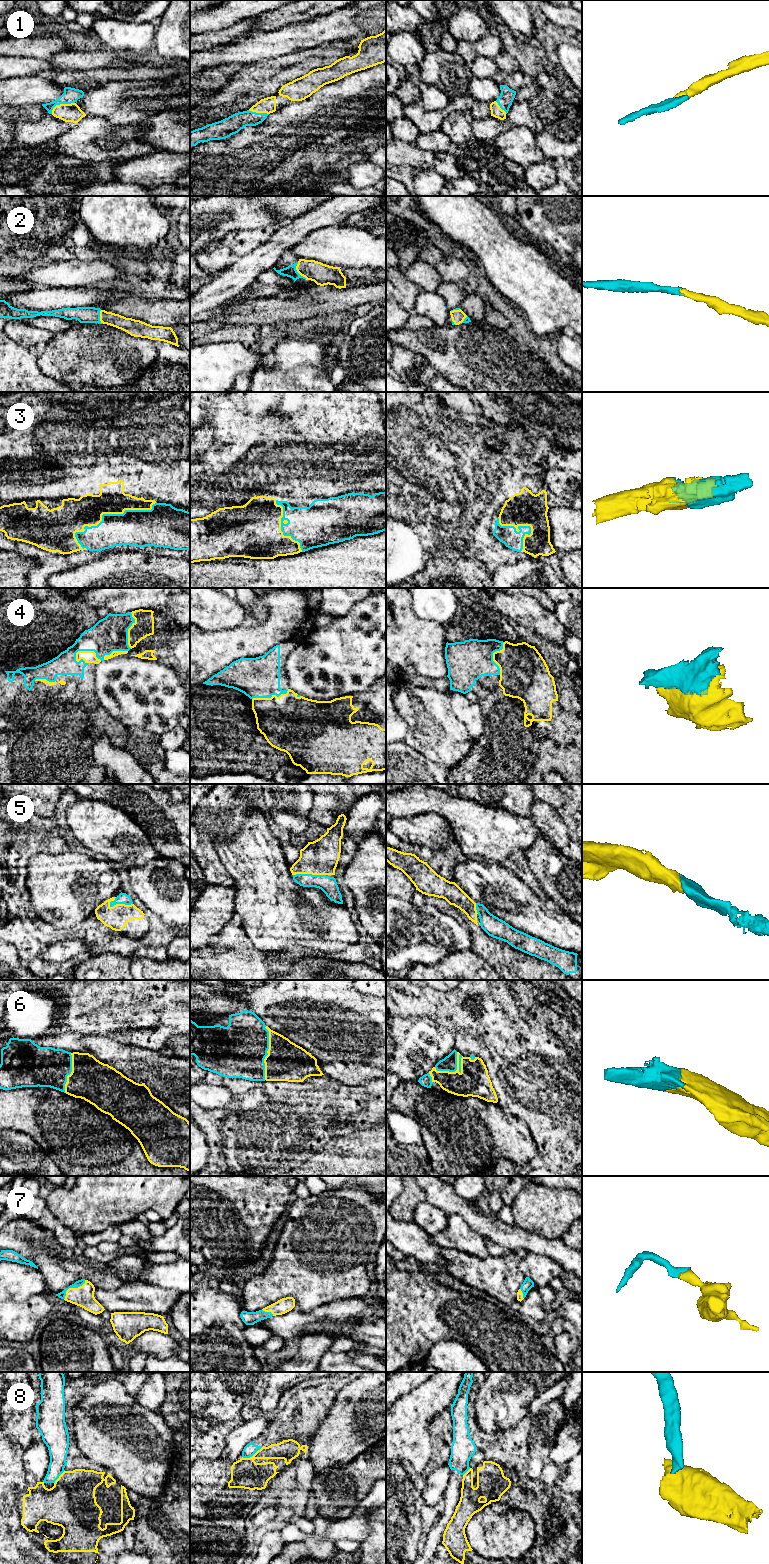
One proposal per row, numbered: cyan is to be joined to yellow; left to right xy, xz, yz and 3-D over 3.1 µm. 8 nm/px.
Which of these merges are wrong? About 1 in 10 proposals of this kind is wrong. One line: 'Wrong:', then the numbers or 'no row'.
Wrong: 8

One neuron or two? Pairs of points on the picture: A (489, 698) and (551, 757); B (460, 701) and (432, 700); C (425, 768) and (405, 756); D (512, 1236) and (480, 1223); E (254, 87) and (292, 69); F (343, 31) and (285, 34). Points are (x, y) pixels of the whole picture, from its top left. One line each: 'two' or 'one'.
A: two
B: two
C: one
D: one
E: one
F: one

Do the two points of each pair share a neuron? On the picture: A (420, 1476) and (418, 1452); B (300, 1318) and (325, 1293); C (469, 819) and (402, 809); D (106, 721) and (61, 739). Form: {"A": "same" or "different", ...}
{"A": "same", "B": "different", "C": "same", "D": "same"}

